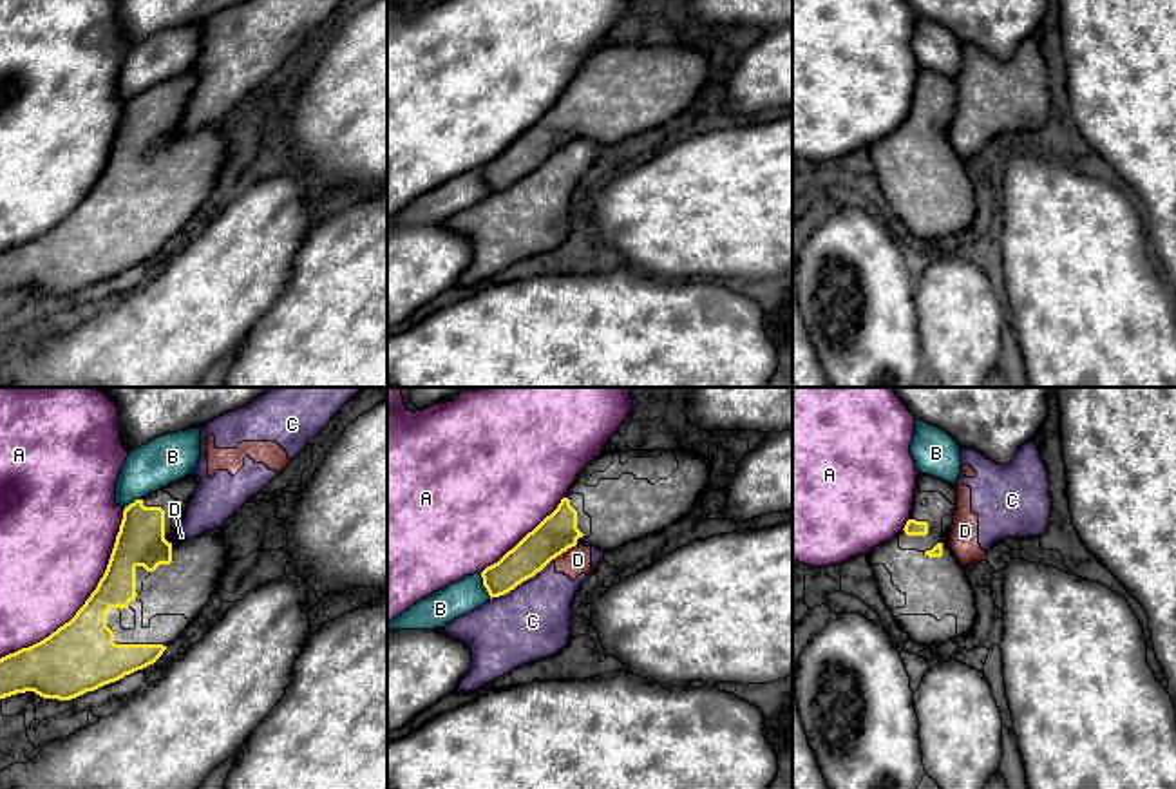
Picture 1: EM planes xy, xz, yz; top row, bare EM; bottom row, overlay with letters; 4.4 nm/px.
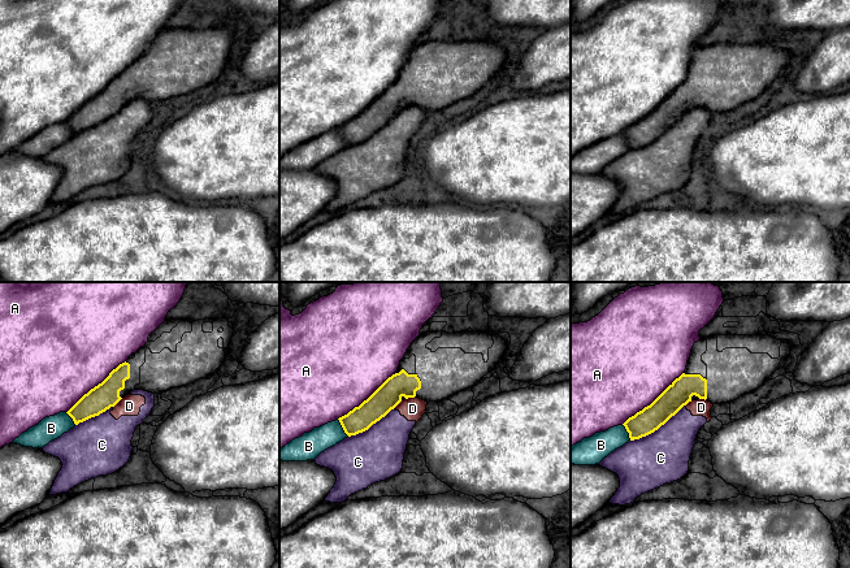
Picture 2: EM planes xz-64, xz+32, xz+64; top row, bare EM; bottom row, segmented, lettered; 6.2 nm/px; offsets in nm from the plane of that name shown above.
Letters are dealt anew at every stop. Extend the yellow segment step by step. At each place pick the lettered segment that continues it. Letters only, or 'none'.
none

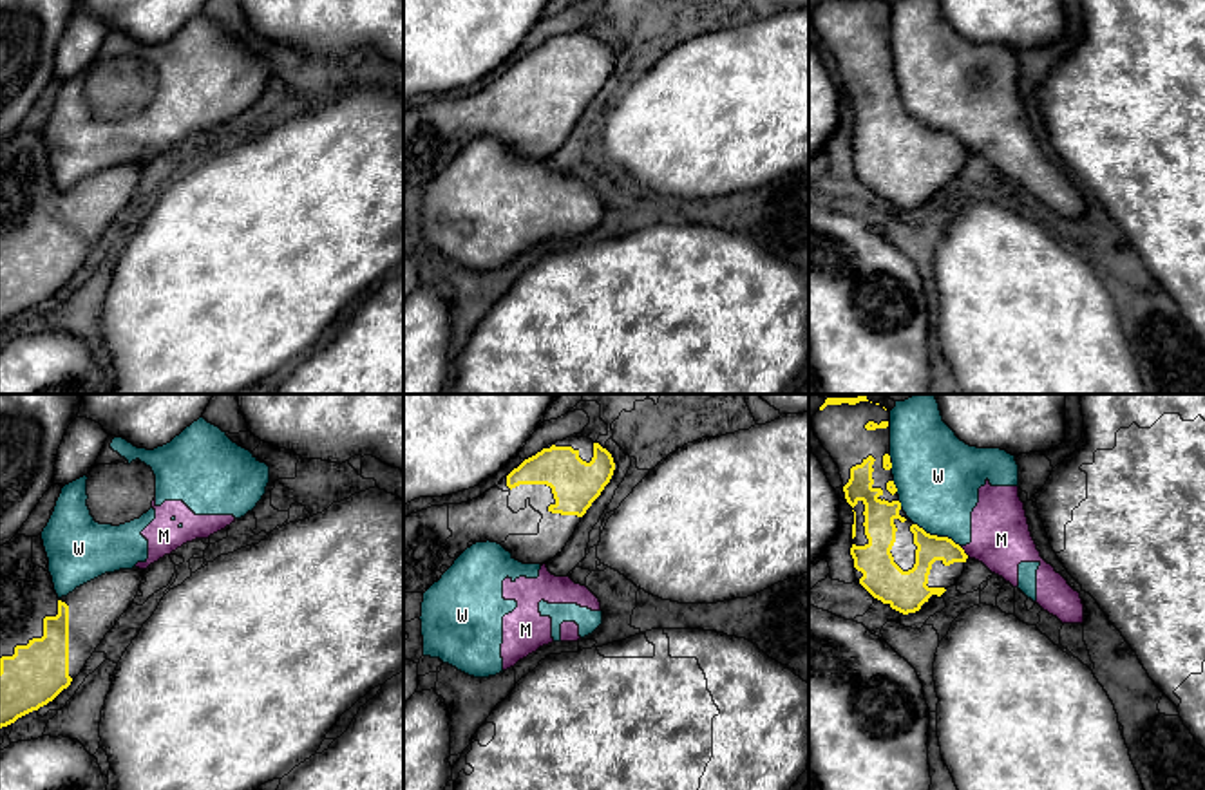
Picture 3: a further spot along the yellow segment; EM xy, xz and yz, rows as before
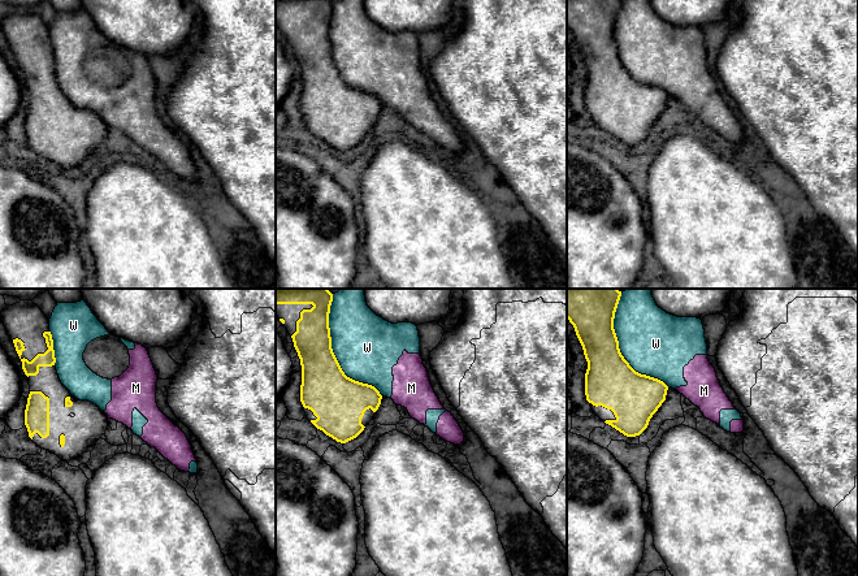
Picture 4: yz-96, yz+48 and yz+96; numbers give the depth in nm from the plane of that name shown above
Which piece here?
none

